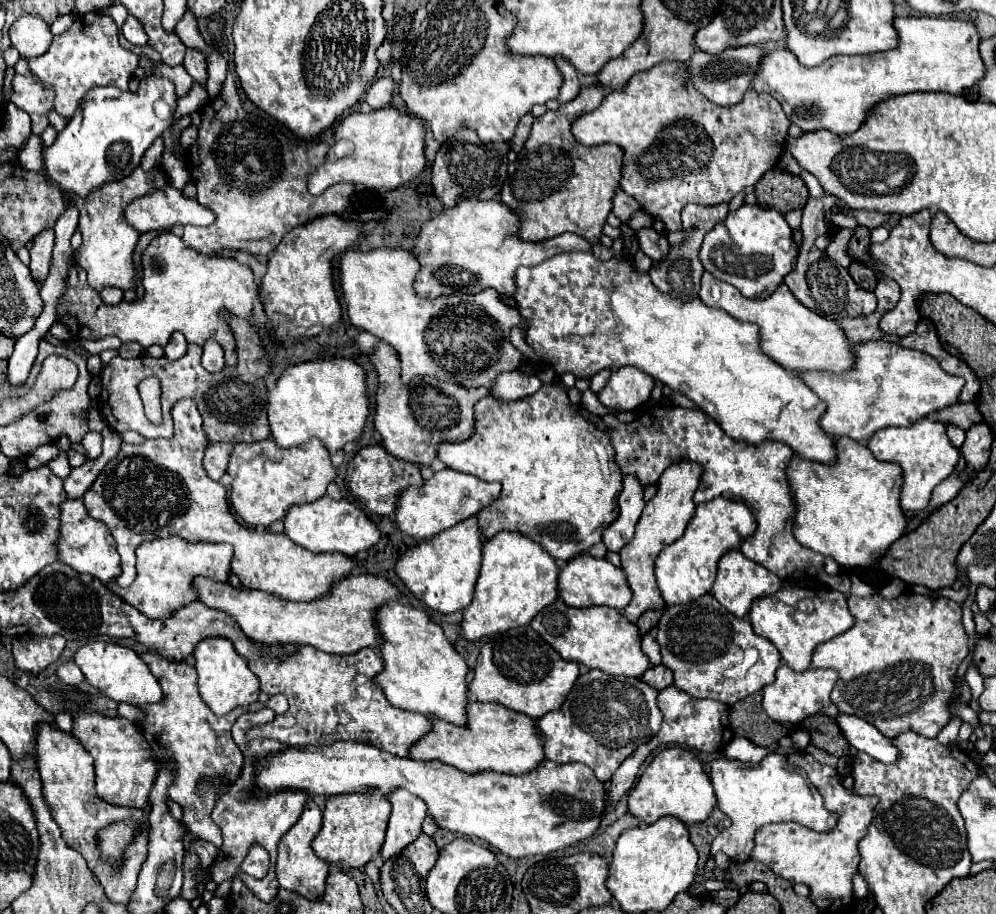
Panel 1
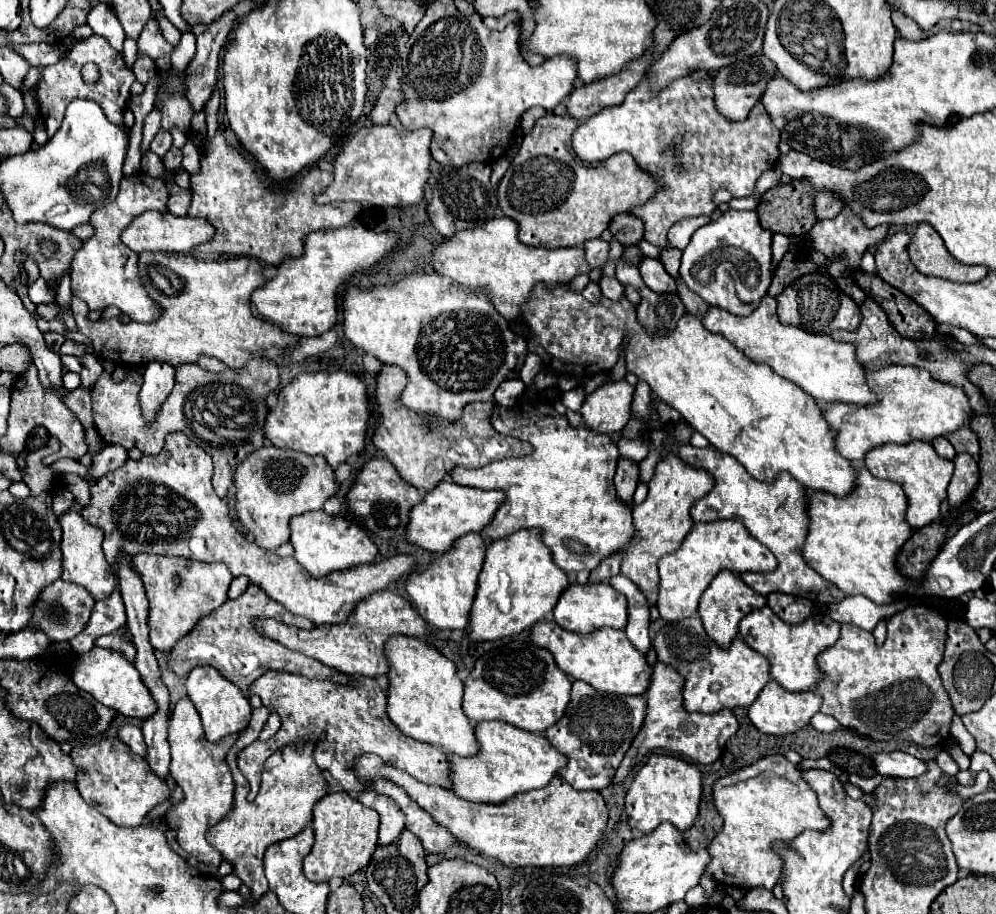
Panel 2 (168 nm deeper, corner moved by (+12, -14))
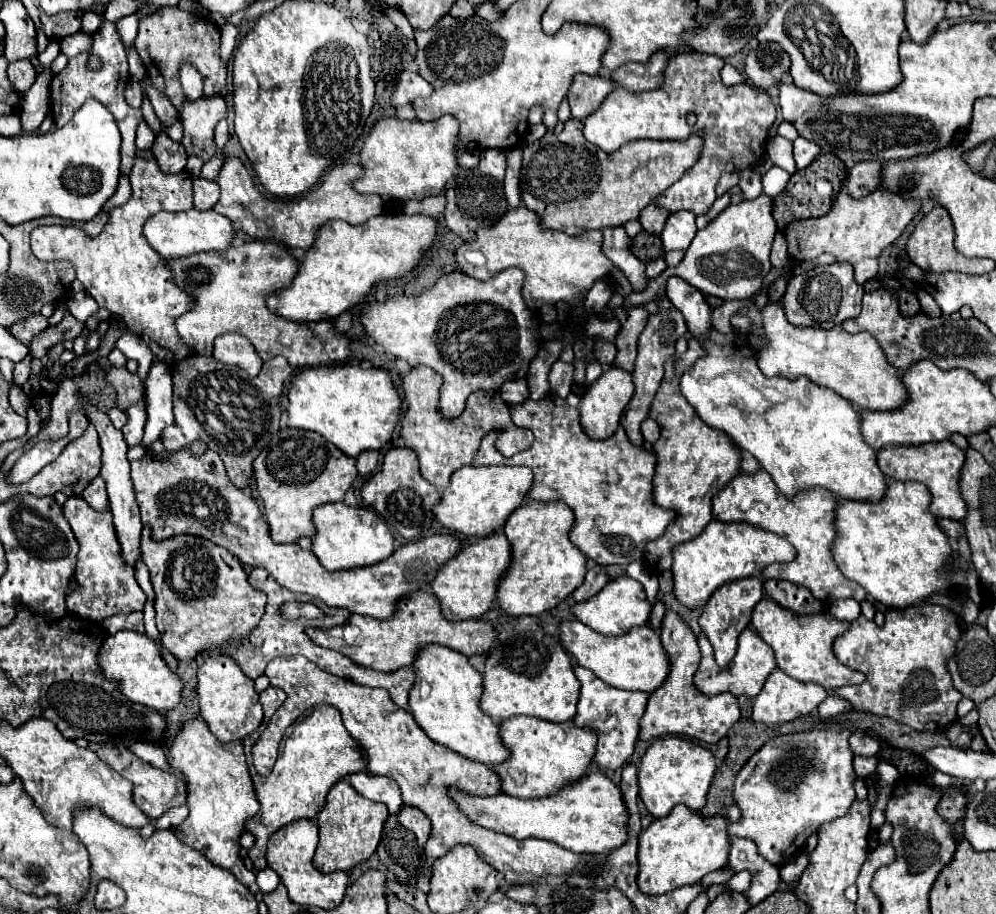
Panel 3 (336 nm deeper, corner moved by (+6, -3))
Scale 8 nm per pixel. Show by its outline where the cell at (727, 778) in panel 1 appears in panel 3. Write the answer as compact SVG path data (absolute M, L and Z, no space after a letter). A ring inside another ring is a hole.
M816 729L810 733L794 733L770 739L752 759L740 769L734 781L734 803L740 807L740 819L728 825L728 837L746 837L756 843L758 853L770 861L772 865L788 863L796 849L804 849L806 839L816 833L816 829L826 823L834 821L836 817L846 815L854 795L854 779L856 773L852 769L852 751L848 747L850 731L836 731L836 729Z

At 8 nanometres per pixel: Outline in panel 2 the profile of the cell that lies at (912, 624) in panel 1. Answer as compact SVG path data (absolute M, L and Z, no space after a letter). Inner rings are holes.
M910 606L888 618L888 636L882 646L874 642L872 632L854 624L842 624L836 644L818 656L818 666L826 674L816 686L816 694L824 698L820 712L834 716L844 728L852 728L874 740L900 738L920 746L946 742L954 716L938 674L946 628L946 618L928 606Z

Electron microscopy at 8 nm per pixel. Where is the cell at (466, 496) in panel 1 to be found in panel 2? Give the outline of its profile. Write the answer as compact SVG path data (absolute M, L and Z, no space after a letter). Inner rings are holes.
M442 480L432 492L428 492L422 504L412 508L410 524L406 530L408 542L422 546L430 552L448 552L456 538L462 538L468 532L482 532L494 518L496 510L504 504L506 494L502 490L480 490L456 484L452 480Z

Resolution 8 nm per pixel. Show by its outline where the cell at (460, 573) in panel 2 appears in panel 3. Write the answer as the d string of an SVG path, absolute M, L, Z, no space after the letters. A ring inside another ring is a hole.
M496 531L460 549L450 561L446 561L438 569L436 579L430 583L434 595L440 601L442 615L448 621L478 619L480 615L484 615L496 597L496 585L500 581L500 575L506 571L508 563L510 563L510 543L502 531Z

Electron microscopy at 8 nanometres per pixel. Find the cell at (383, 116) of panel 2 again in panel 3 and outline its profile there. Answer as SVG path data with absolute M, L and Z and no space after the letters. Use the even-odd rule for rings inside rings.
M404 71L400 75L400 81L398 81L396 91L392 95L392 105L402 107L406 103L412 103L414 99L430 97L430 95L432 95L432 87L430 87L430 83L426 79L422 79L418 73Z

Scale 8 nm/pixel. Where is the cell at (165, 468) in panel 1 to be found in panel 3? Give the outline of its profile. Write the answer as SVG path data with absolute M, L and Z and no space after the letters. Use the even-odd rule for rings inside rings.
M182 447L178 451L164 451L162 459L152 459L152 453L148 453L146 457L132 461L130 467L142 523L152 529L154 541L164 541L182 533L204 537L232 551L244 565L264 567L282 587L294 593L316 597L328 607L348 609L350 613L374 619L388 619L394 613L398 599L428 585L438 567L452 559L460 549L458 537L432 535L402 545L380 563L330 573L318 563L312 551L304 551L296 543L278 545L270 539L268 523L260 515L258 503L244 491L238 491L232 483L228 487L228 475L216 451L206 449L196 457L190 447Z

